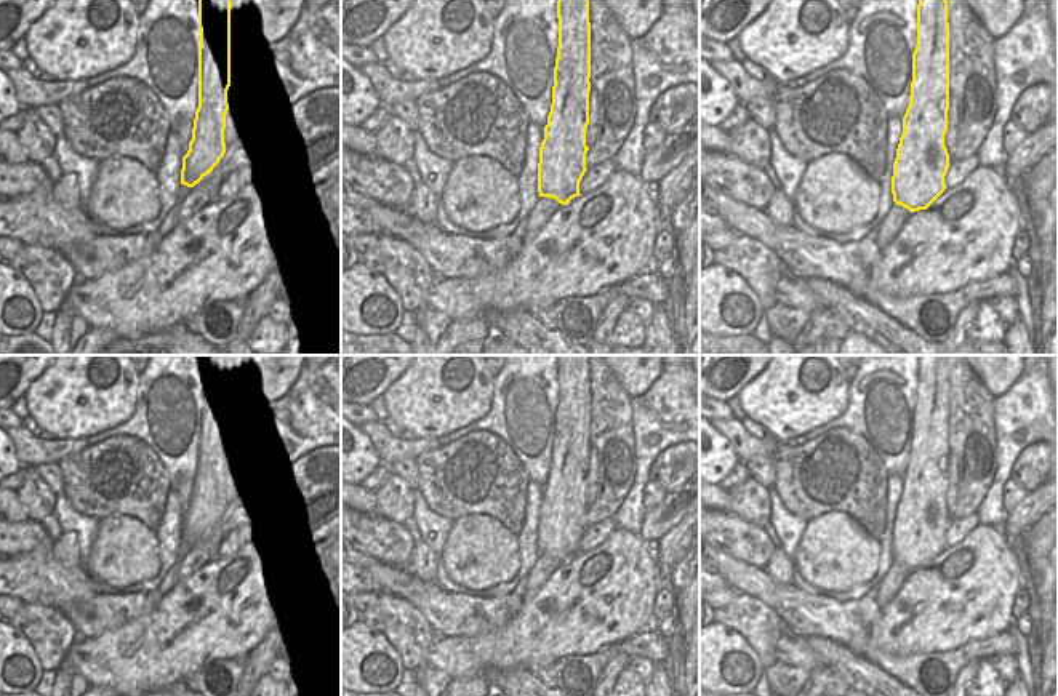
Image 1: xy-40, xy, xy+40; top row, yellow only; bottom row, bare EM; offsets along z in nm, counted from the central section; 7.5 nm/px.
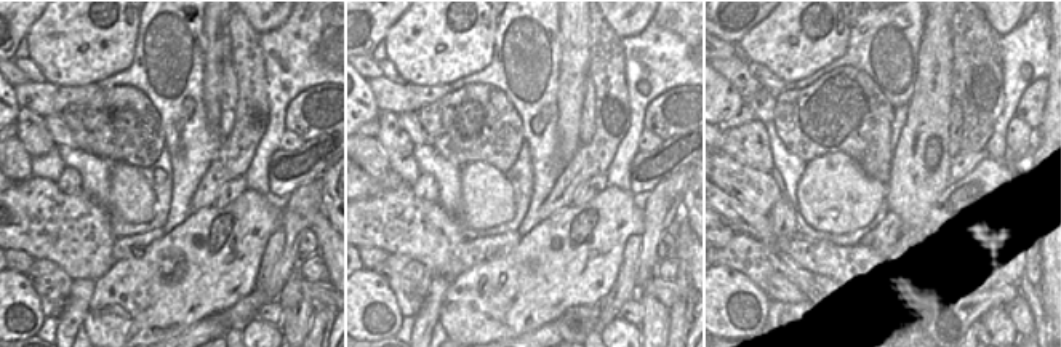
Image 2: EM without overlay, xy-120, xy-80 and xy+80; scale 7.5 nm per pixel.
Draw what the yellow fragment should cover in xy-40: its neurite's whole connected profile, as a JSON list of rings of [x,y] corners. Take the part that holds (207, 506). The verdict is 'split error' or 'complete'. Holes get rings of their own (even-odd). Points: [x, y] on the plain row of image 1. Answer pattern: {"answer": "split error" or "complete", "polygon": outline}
{"answer": "complete", "polygon": [[[198,355],[198,387],[198,466],[181,528],[181,542],[187,546],[198,542],[226,512],[224,486],[230,445],[230,355]]]}

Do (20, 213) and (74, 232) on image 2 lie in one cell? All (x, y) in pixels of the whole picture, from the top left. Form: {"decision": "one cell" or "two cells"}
{"decision": "one cell"}

